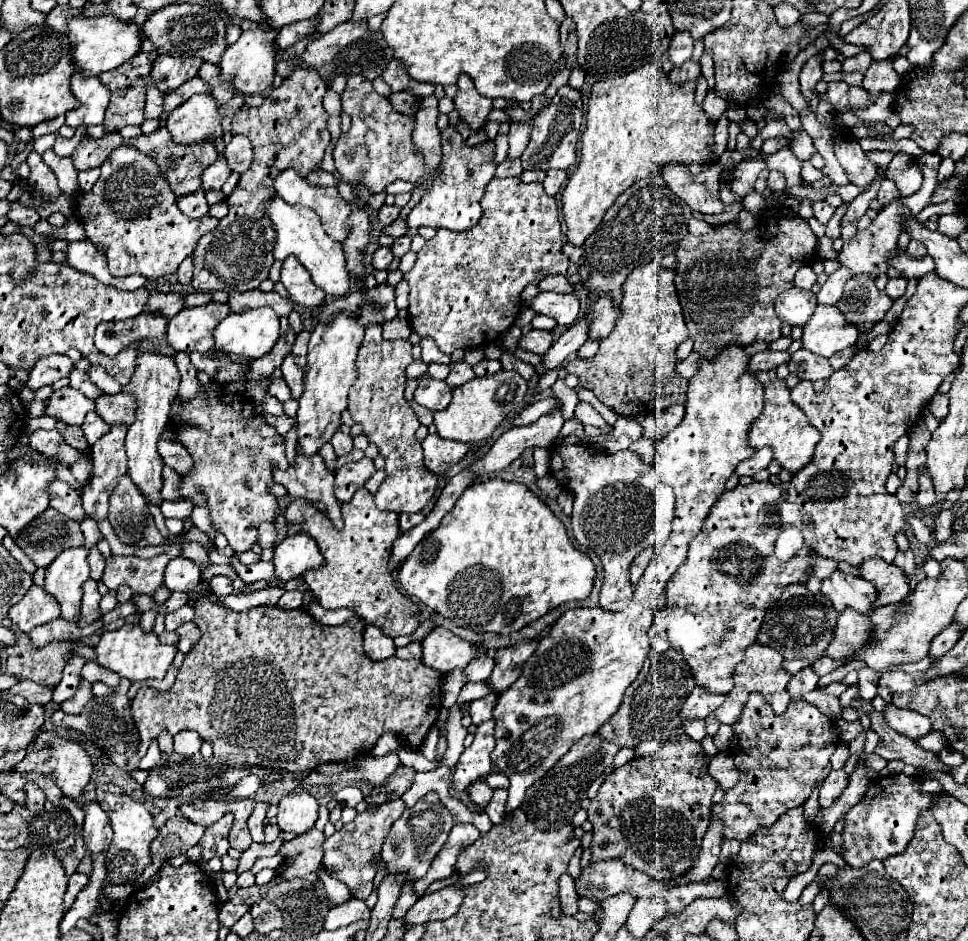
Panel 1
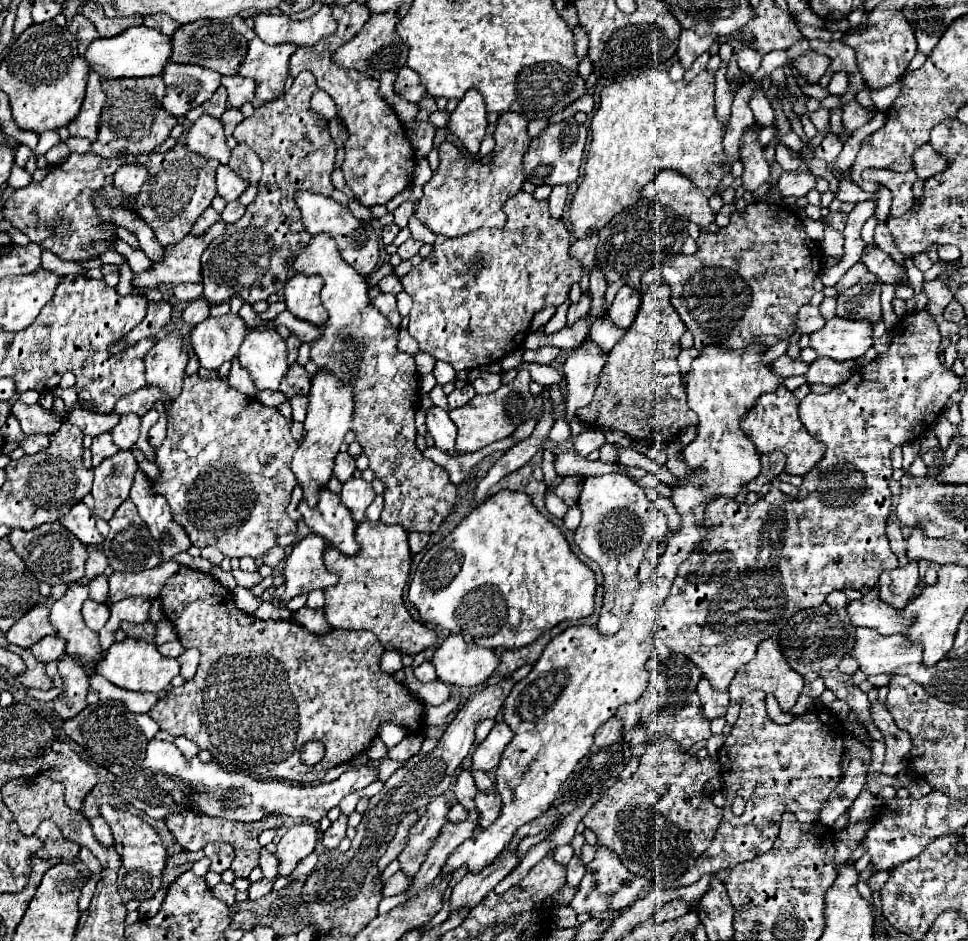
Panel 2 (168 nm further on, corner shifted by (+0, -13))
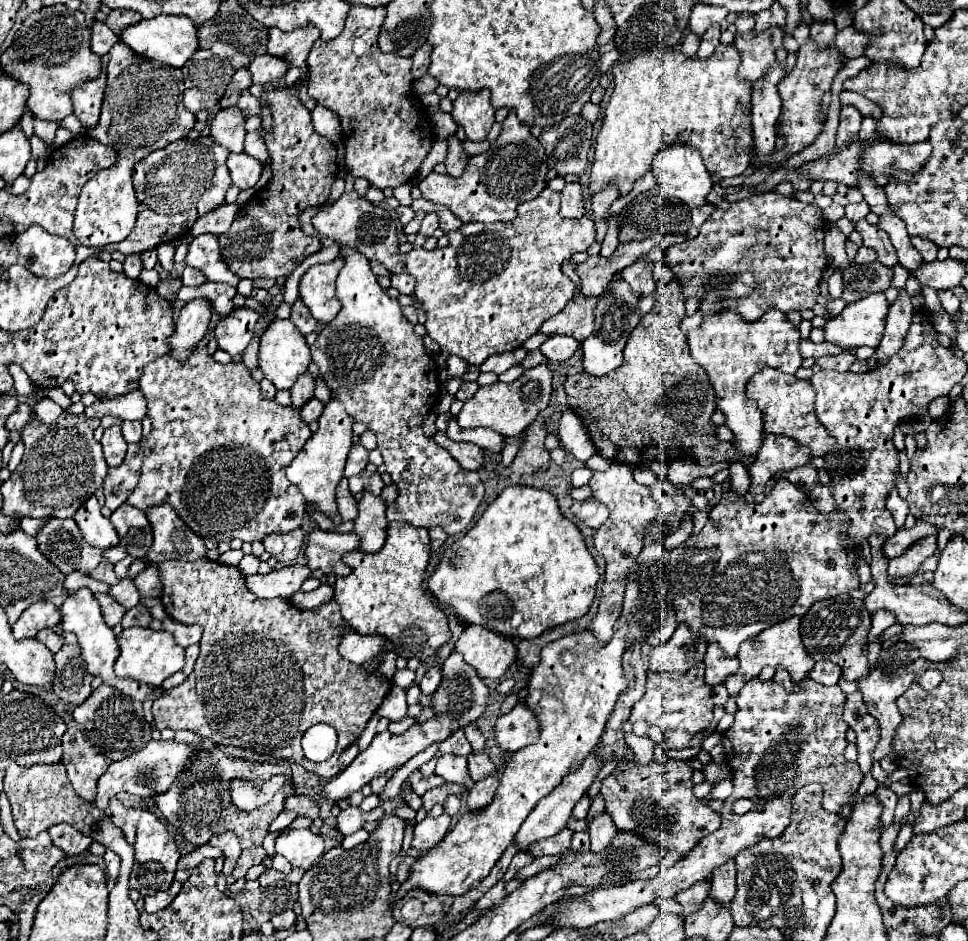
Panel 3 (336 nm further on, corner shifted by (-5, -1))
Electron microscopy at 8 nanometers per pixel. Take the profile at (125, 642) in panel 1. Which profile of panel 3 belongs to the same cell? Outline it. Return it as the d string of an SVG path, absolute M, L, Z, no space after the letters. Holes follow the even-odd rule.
M126 628L118 636L120 656L114 664L114 672L118 676L128 676L136 682L144 682L150 686L160 686L168 676L182 670L184 666L184 648L174 642L164 630L156 632L152 628Z

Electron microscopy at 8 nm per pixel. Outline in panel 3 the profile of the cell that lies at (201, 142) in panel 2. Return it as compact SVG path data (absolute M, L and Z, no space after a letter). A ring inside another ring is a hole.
M238 108L218 110L210 124L210 138L220 146L226 146L230 152L244 150L244 116Z

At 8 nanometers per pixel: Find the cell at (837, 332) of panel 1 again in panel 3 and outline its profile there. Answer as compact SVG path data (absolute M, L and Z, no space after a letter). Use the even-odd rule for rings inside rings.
M878 292L874 296L866 296L866 300L858 300L854 304L848 304L842 310L842 314L830 318L824 326L824 336L830 344L838 344L838 346L848 348L848 350L854 350L858 346L876 348L882 340L882 334L884 334L886 312L888 312L888 302L886 302L886 296L882 292Z

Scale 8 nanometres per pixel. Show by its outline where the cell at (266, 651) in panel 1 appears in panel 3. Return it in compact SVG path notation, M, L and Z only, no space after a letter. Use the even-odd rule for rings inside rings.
M166 560L158 564L162 590L162 604L178 622L198 624L204 628L200 640L200 656L194 666L194 672L176 688L166 690L166 696L154 700L152 714L156 720L156 728L188 728L198 732L204 738L214 740L214 744L226 754L248 762L274 762L274 760L290 760L306 768L308 772L332 778L338 770L338 756L344 748L352 746L368 720L374 716L376 708L382 704L386 694L392 688L392 682L380 674L380 660L386 650L380 650L366 664L352 664L340 656L338 646L344 634L350 628L342 614L338 612L338 604L334 600L326 602L316 610L298 610L290 602L282 598L262 600L254 596L240 574L238 568L226 566L220 562L204 560ZM312 724L330 724L338 732L338 748L326 762L310 762L300 746L302 734Z

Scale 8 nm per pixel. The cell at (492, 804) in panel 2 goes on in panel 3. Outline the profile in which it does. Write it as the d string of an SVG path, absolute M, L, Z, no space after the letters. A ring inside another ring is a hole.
M470 754L468 756L468 768L472 780L484 780L486 776L496 776L496 764L488 758L488 754Z

